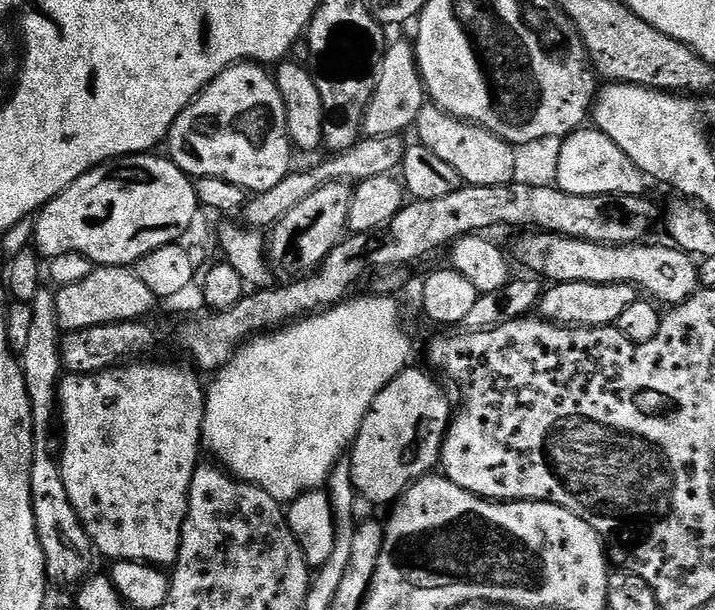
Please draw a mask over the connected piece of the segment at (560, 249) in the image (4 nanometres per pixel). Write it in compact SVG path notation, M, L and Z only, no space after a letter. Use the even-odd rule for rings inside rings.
M529 231L516 246L520 260L528 264L529 273L544 272L543 279L548 282L563 282L566 280L595 280L597 282L630 282L632 287L649 297L655 298L661 305L675 306L686 302L689 296L698 291L698 264L689 253L681 248L648 248L649 246L609 246L598 242L585 240L569 240L567 236L559 236L556 232Z

